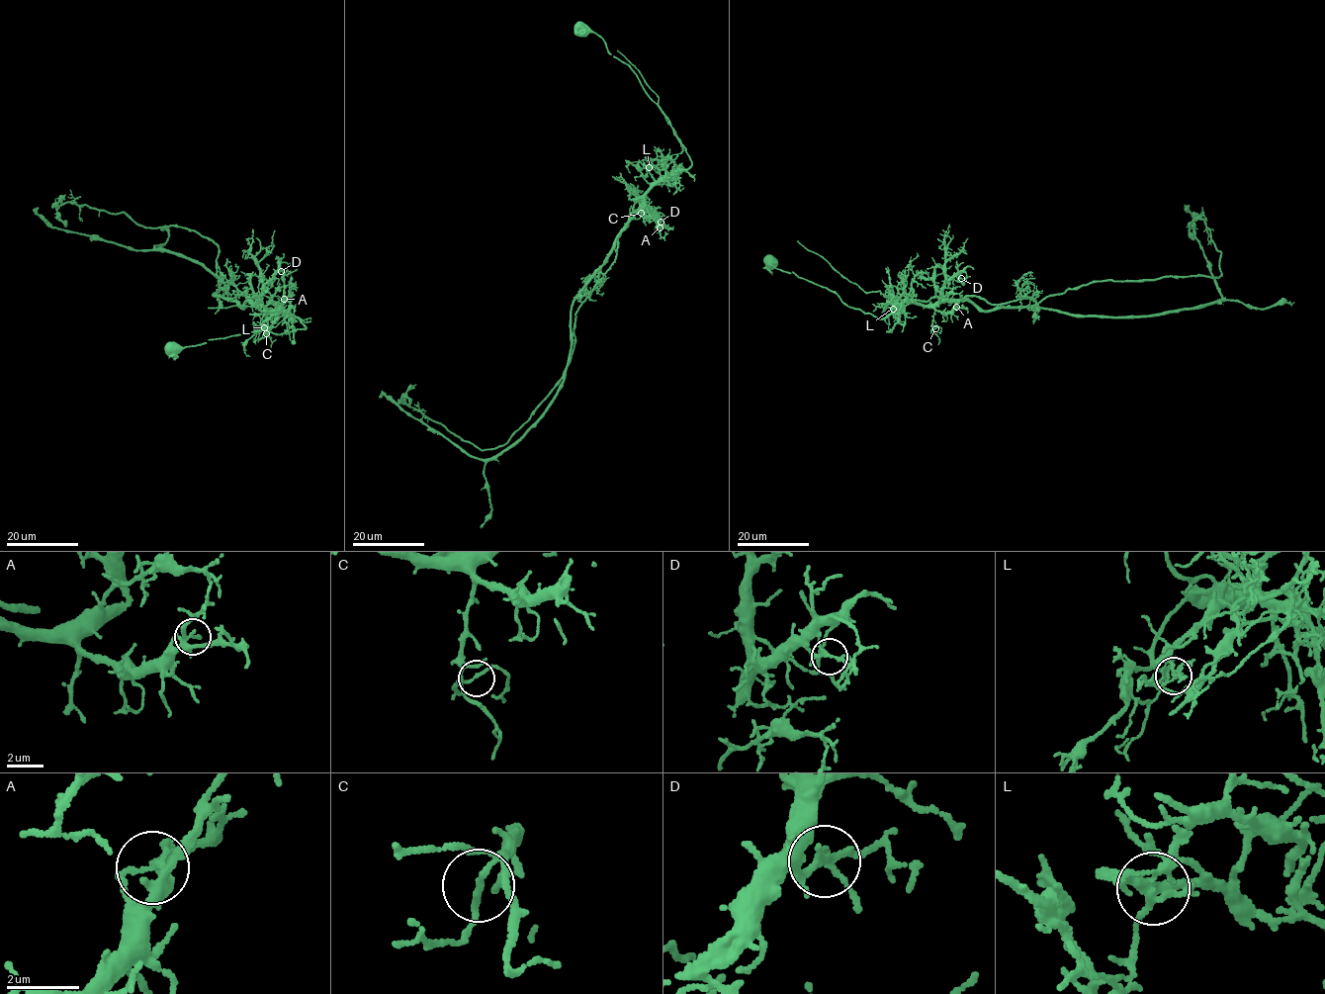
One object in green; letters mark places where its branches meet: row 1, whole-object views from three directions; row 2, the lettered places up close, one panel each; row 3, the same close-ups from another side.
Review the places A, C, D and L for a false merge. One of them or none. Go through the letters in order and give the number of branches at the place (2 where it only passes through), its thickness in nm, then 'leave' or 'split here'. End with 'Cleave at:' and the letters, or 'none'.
A: 4 | 190 nm | leave
C: 4 | 120 nm | leave
D: 4 | 180 nm | leave
L: 4 | 150 nm | split here
Cleave at: L

